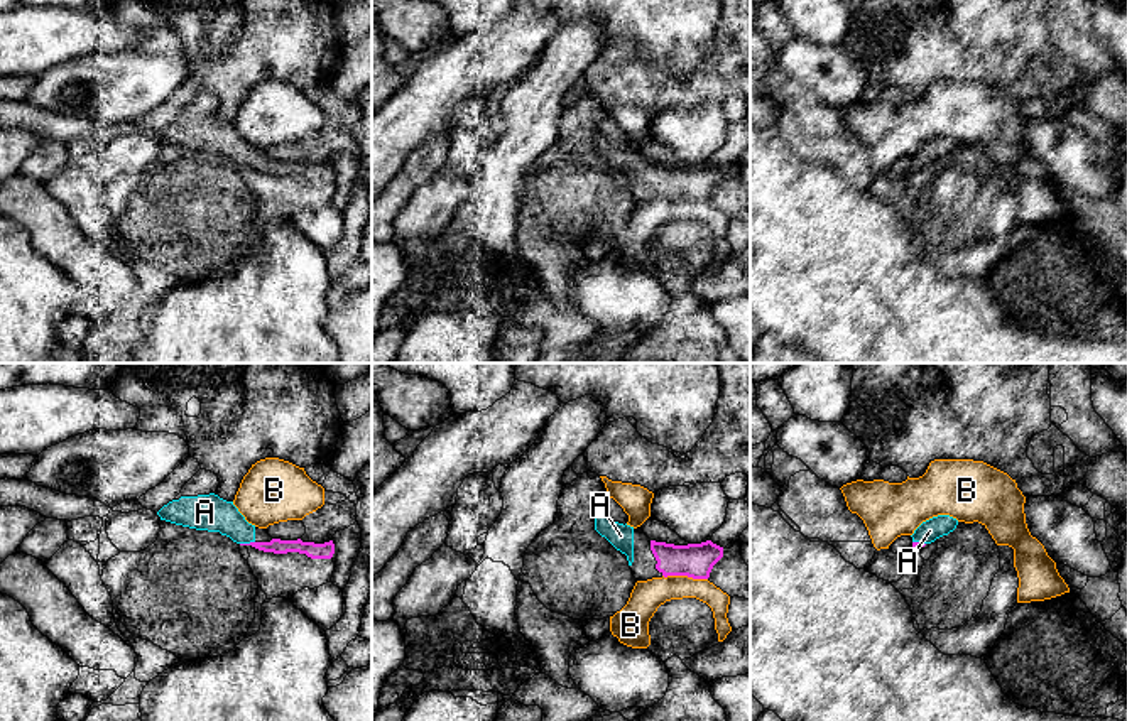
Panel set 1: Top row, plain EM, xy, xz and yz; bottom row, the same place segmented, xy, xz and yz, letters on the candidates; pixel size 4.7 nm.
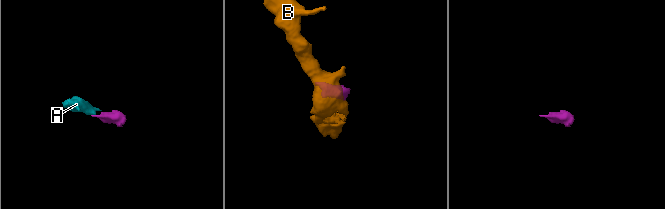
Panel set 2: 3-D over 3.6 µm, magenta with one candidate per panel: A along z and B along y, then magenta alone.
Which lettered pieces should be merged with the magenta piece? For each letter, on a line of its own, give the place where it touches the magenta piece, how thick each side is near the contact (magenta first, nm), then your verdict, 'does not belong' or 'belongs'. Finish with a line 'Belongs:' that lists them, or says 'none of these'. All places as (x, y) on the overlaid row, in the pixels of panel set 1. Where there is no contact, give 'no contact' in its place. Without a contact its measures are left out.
A: xy (247, 544) | 70/180 nm | belongs
B: xz (685, 574) | 160/150 nm | does not belong
Belongs: A

